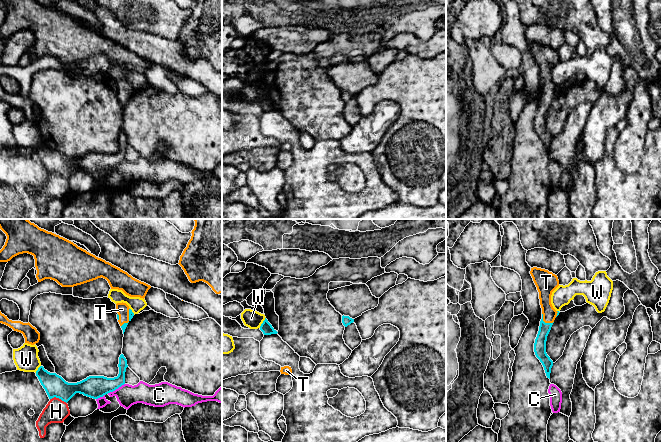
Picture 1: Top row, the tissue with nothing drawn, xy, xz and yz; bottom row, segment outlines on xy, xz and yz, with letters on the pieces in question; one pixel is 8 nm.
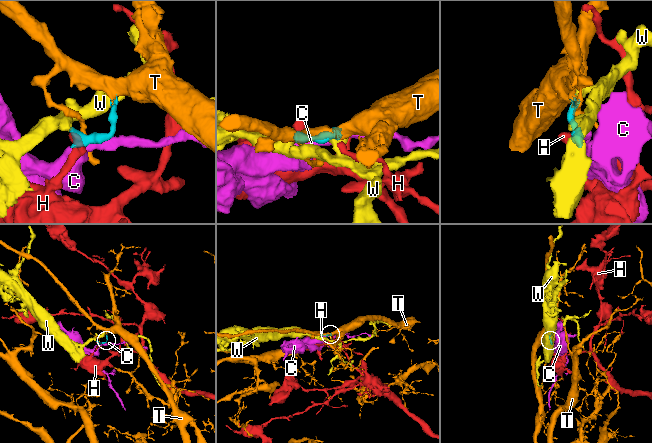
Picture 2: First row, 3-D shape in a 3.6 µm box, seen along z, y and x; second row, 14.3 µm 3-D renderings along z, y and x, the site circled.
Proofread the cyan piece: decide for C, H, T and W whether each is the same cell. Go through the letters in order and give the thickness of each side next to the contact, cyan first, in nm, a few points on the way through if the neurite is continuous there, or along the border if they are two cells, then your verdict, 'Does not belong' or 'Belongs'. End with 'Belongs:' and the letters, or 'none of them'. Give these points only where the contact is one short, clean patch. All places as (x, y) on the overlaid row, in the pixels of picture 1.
C: Thickness 180 nm (cyan) against 180 nm. Does not belong
H: Thickness 180 nm (cyan) against 190 nm. Boundary: xy (50, 398), (57, 397), (66, 403). Does not belong
T: Thickness 100 nm (cyan) against 110 nm. Path across: yz (540, 342), (544, 330), (544, 322), (545, 291). Belongs
W: Thickness 90 nm (cyan) against 140 nm. Does not belong
Belongs: T

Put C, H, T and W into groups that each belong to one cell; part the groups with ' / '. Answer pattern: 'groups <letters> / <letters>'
groups C / H / T / W

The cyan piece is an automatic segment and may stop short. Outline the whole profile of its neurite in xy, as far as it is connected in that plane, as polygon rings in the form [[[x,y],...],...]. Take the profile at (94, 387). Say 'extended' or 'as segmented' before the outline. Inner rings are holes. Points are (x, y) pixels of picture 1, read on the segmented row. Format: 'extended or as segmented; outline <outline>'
as segmented; outline [[[123,354],[119,357],[118,367],[119,374],[117,377],[89,376],[77,383],[68,383],[56,373],[50,373],[45,370],[43,366],[38,368],[36,376],[49,399],[56,397],[67,403],[76,393],[98,399],[124,385],[125,372],[128,365]]]

